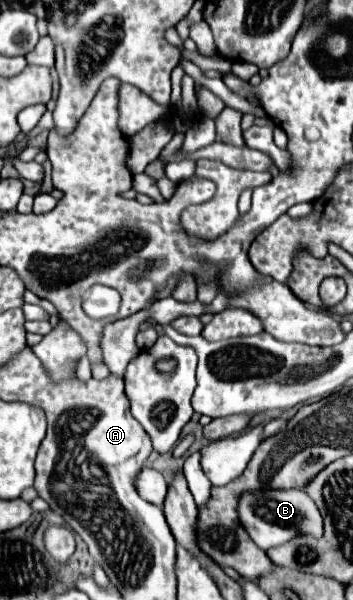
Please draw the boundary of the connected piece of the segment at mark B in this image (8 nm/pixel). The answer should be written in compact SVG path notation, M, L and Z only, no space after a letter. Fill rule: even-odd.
M265 490L265 492L245 492L239 500L239 520L255 540L255 544L263 550L281 546L291 542L295 536L323 536L323 518L319 508L301 490Z

